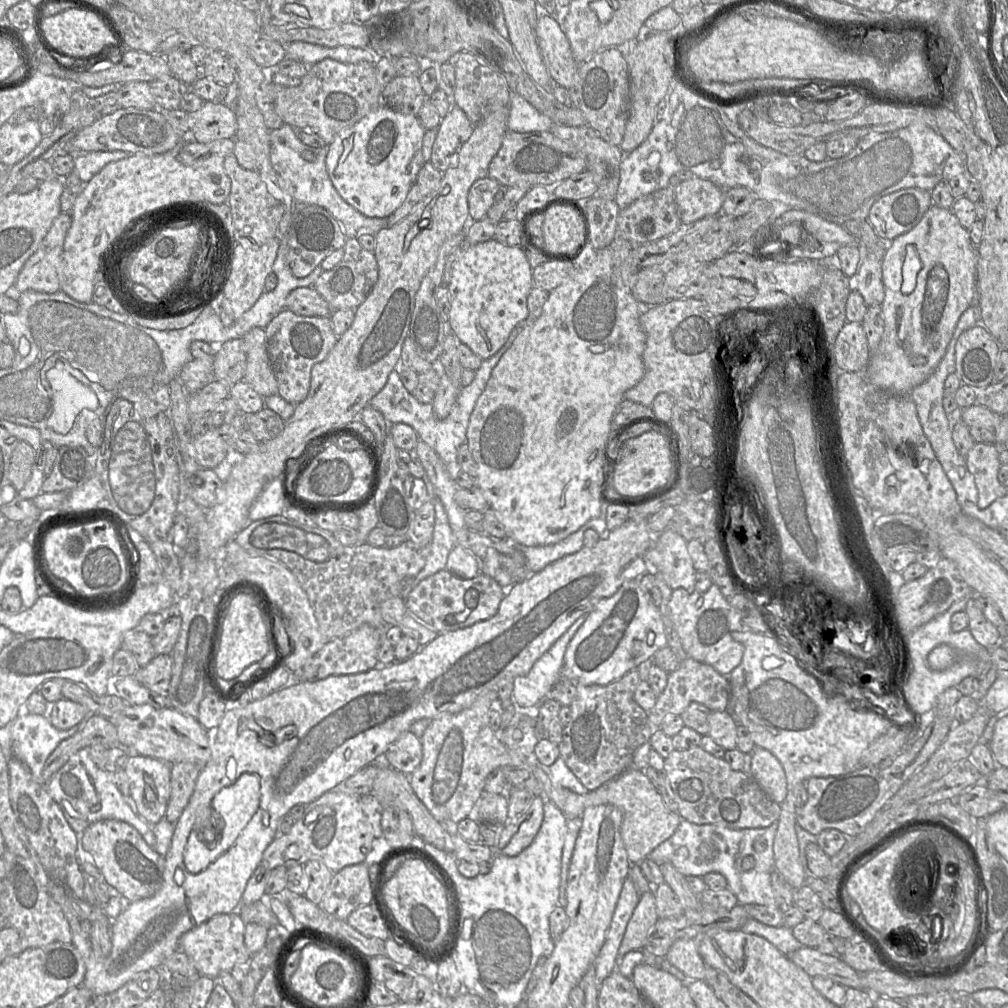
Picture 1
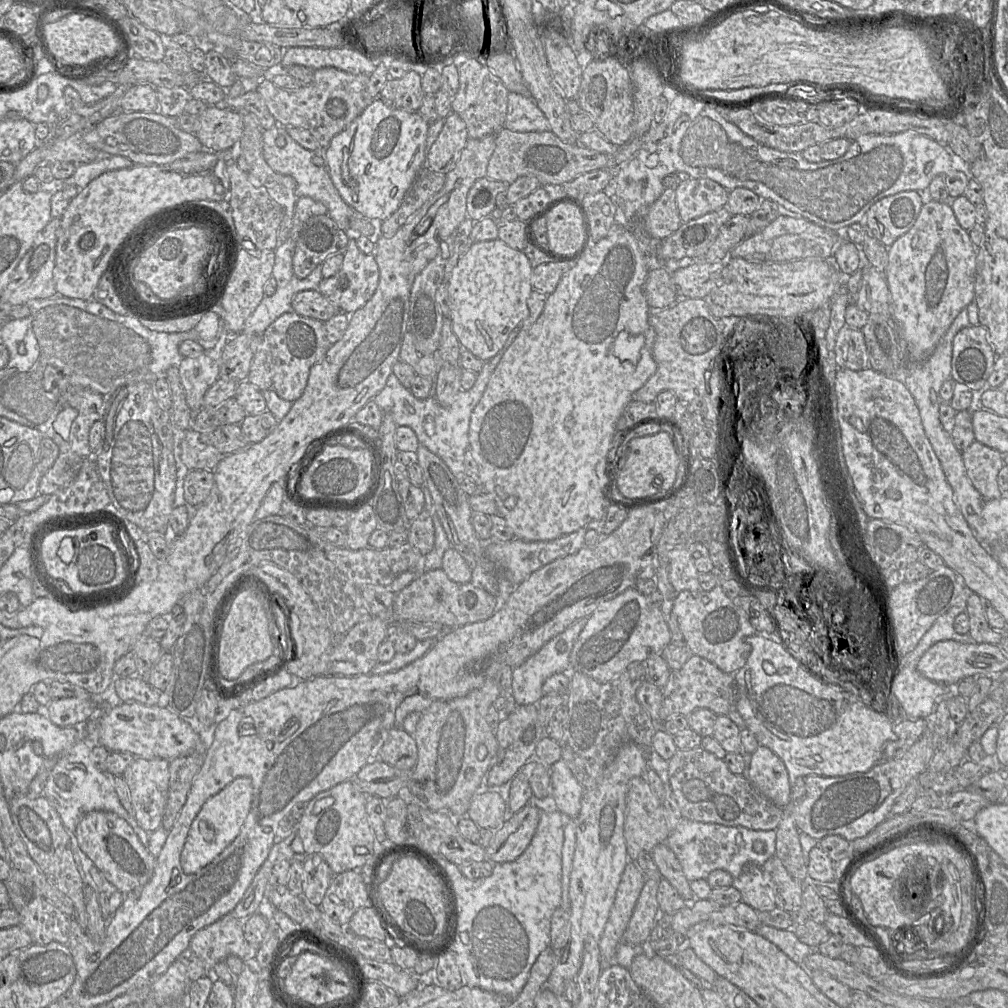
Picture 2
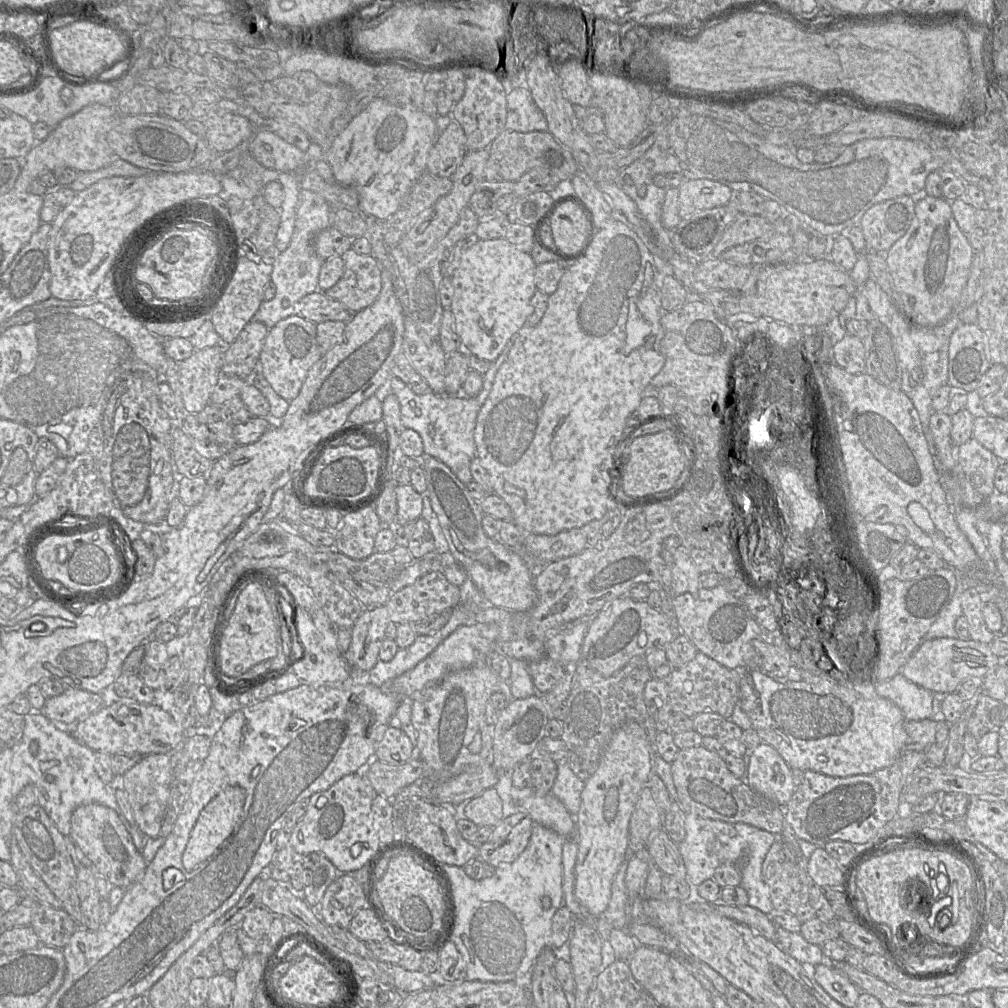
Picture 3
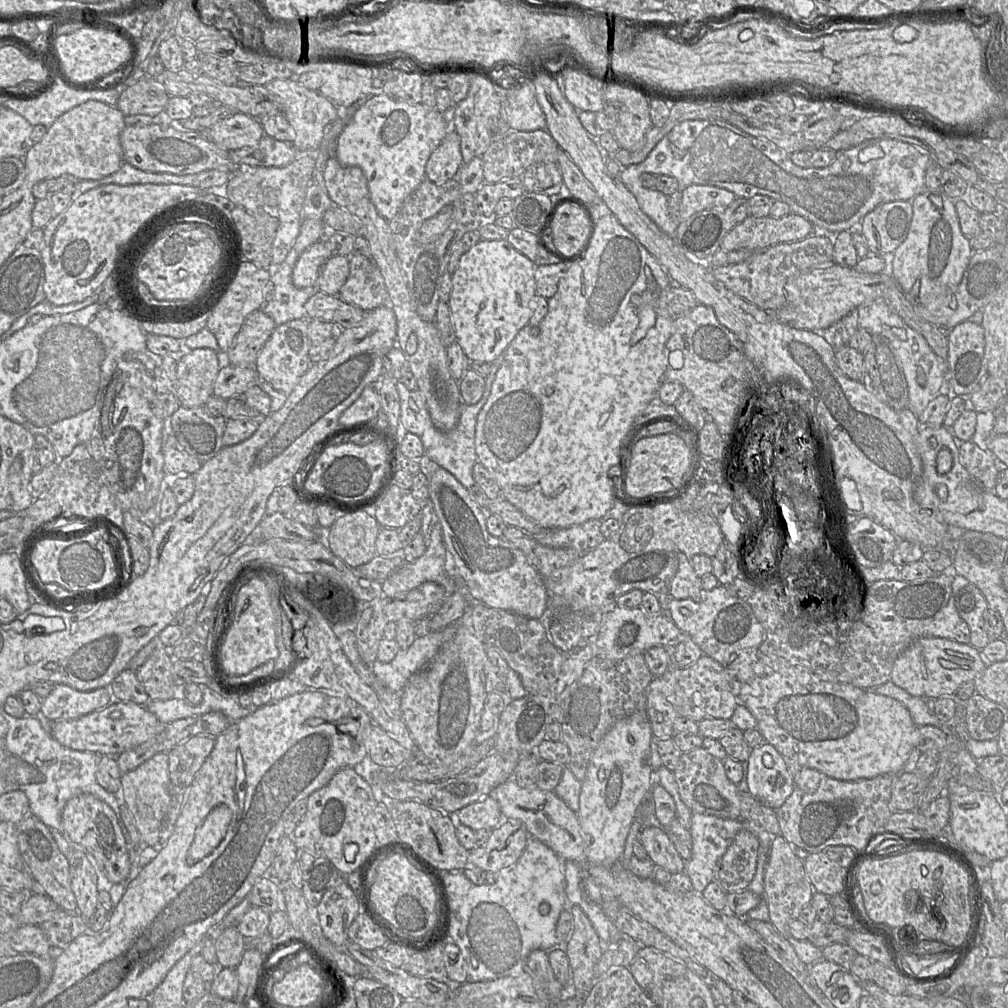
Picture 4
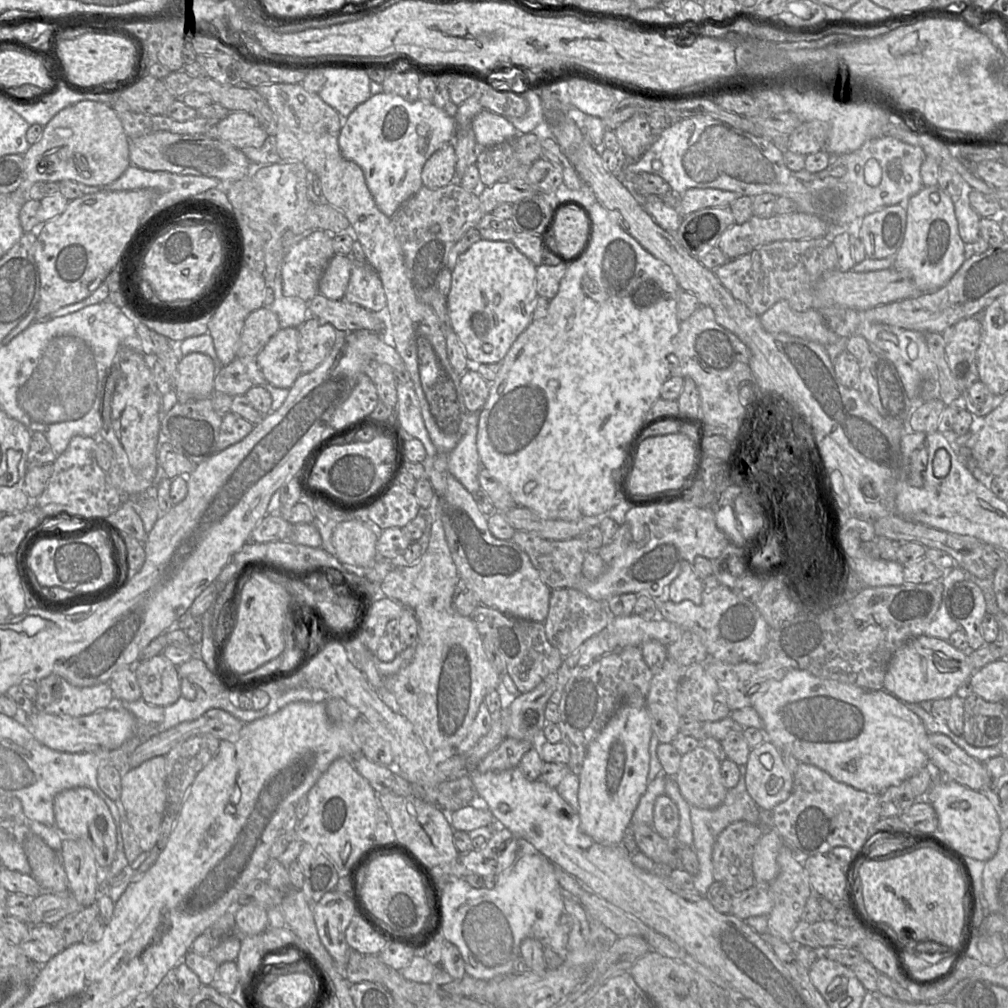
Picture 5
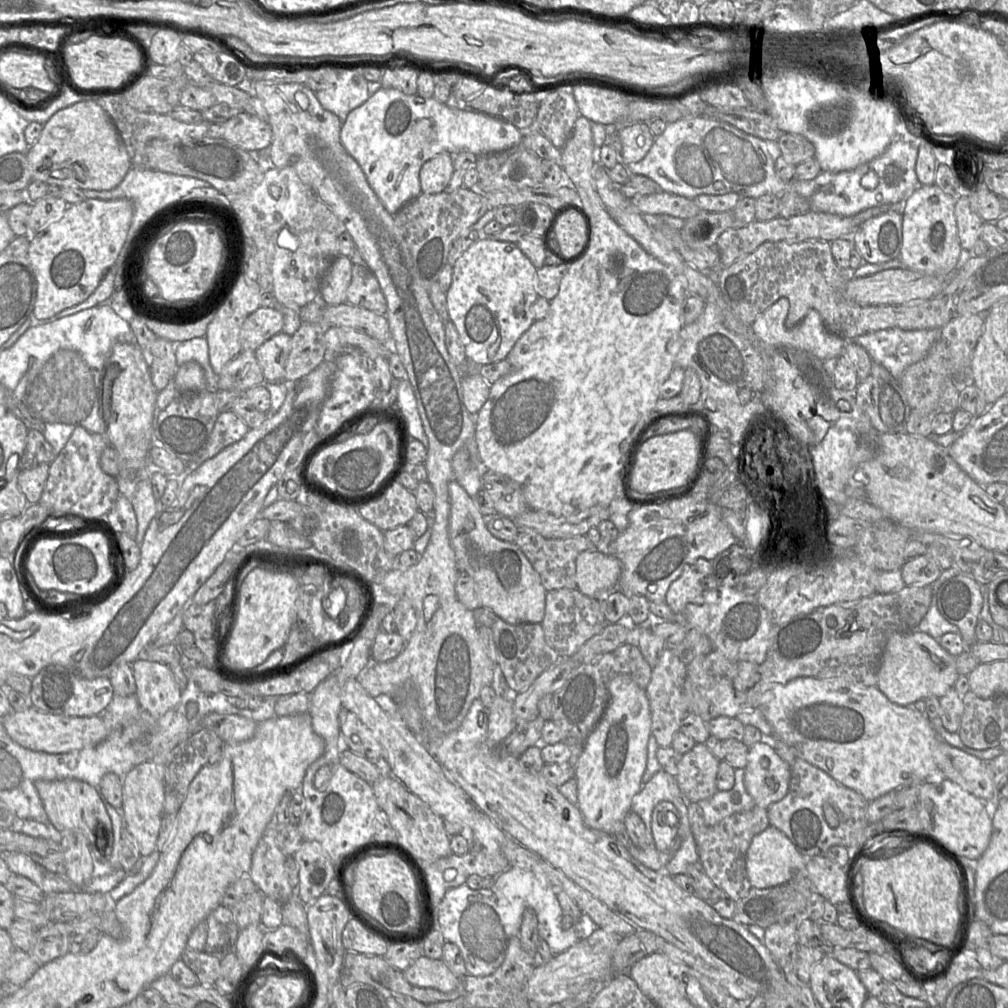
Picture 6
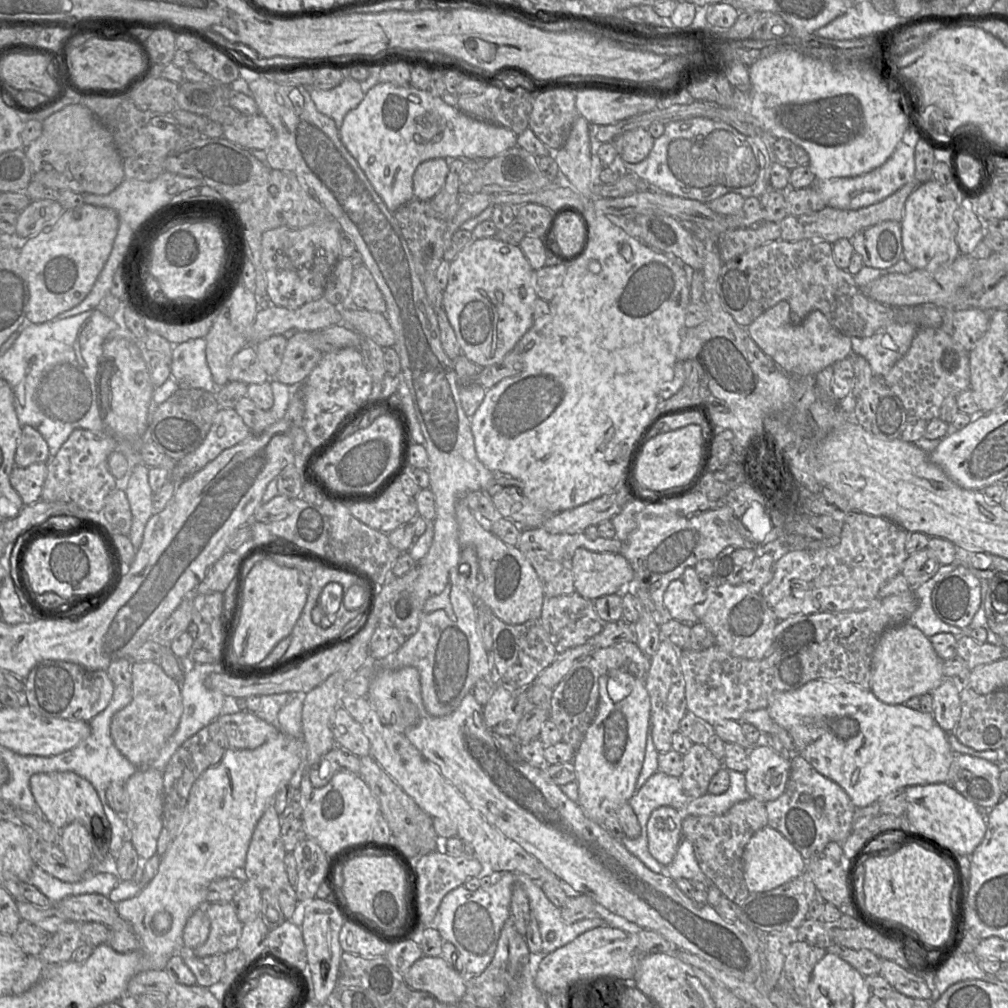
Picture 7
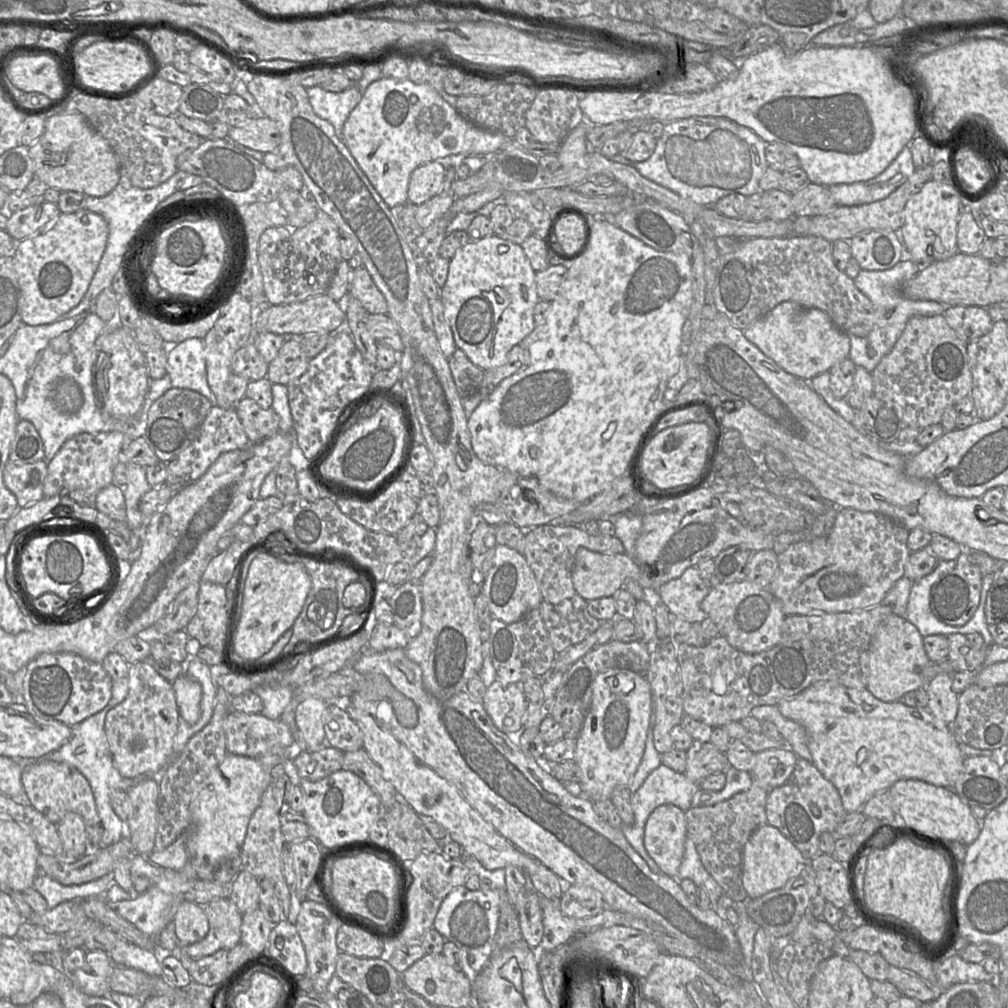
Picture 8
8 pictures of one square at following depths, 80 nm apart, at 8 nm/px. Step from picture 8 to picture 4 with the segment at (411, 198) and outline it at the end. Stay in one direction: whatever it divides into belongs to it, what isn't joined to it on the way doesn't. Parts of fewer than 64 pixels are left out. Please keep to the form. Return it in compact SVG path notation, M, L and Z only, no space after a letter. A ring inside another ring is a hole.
M450 130L431 153L425 166L425 177L435 184L443 184L456 178L462 165L460 137Z

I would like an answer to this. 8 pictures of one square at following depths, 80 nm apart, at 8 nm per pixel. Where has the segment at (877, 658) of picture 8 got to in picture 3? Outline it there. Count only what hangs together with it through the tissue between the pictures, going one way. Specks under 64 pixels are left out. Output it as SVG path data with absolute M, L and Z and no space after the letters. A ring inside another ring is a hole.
M937 638L922 641L900 672L908 681L934 694L950 694L967 679L985 677L1001 661L993 654L989 644L972 640Z

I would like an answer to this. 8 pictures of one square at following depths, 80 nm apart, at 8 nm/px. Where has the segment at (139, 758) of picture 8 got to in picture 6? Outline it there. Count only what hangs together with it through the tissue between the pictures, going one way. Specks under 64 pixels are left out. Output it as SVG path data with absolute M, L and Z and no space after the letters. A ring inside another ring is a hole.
M137 658L131 666L139 706L155 721L179 704L182 691L168 664Z

